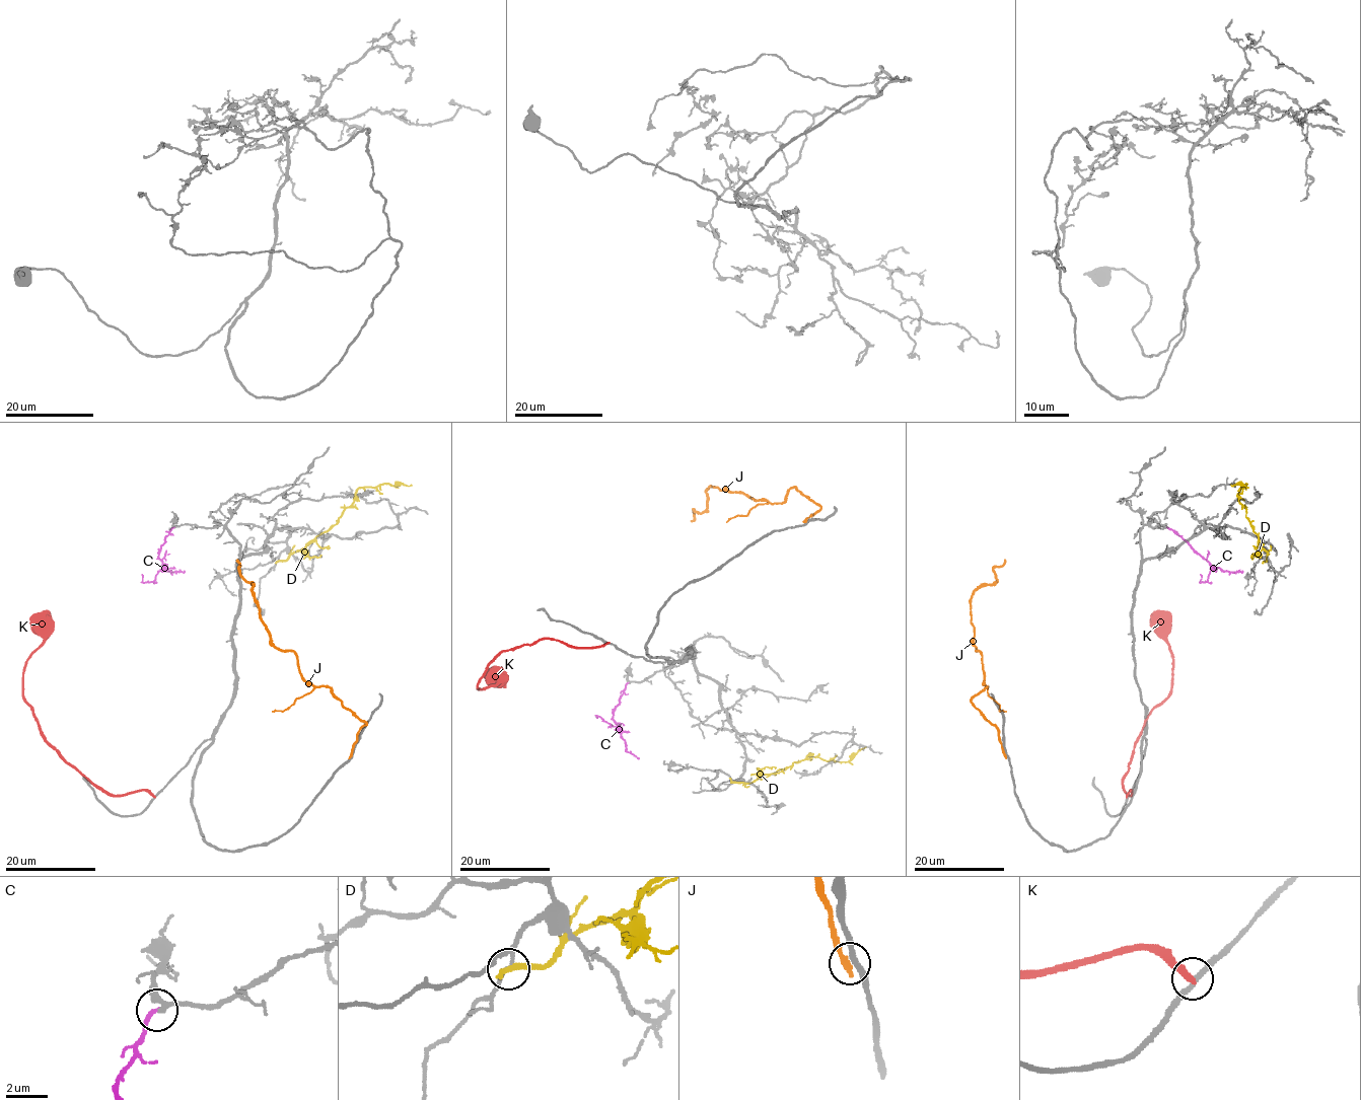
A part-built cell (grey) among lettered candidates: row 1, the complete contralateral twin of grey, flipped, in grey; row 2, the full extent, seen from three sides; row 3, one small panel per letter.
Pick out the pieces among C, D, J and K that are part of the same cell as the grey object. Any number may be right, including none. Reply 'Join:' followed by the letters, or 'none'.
Join: C

